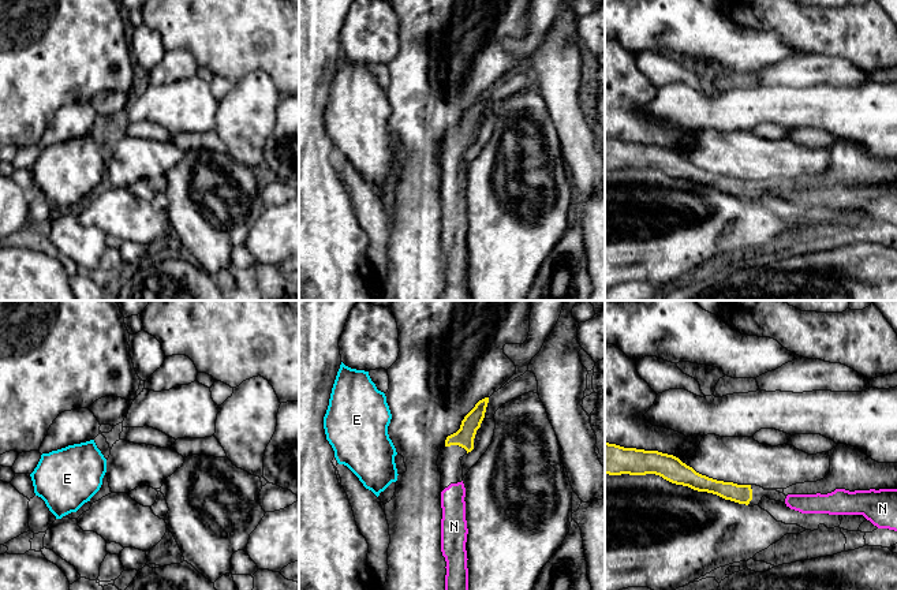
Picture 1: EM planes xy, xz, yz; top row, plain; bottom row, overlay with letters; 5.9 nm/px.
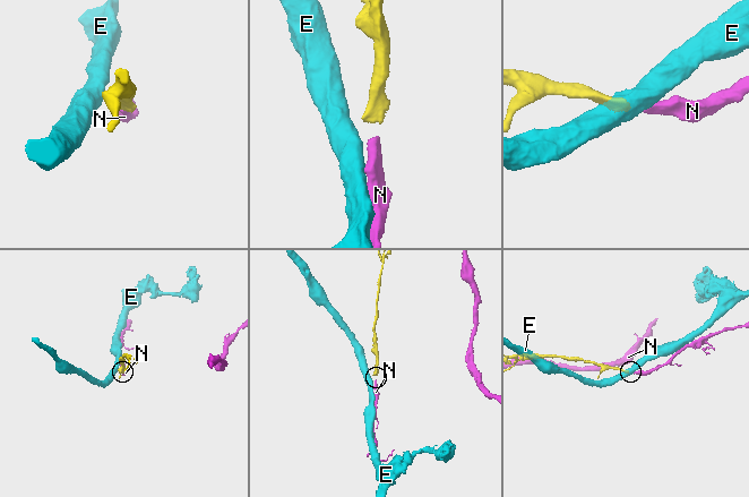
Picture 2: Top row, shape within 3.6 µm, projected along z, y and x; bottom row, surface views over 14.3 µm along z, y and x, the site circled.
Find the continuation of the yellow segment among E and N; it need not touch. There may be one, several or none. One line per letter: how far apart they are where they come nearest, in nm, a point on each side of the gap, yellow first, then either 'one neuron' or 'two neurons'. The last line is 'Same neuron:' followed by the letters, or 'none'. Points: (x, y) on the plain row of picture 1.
E: 300 nm | xz (445, 139), (396, 146) | two neurons
N: 170 nm | xz (467, 146), (462, 175) | one neuron
Same neuron: N

